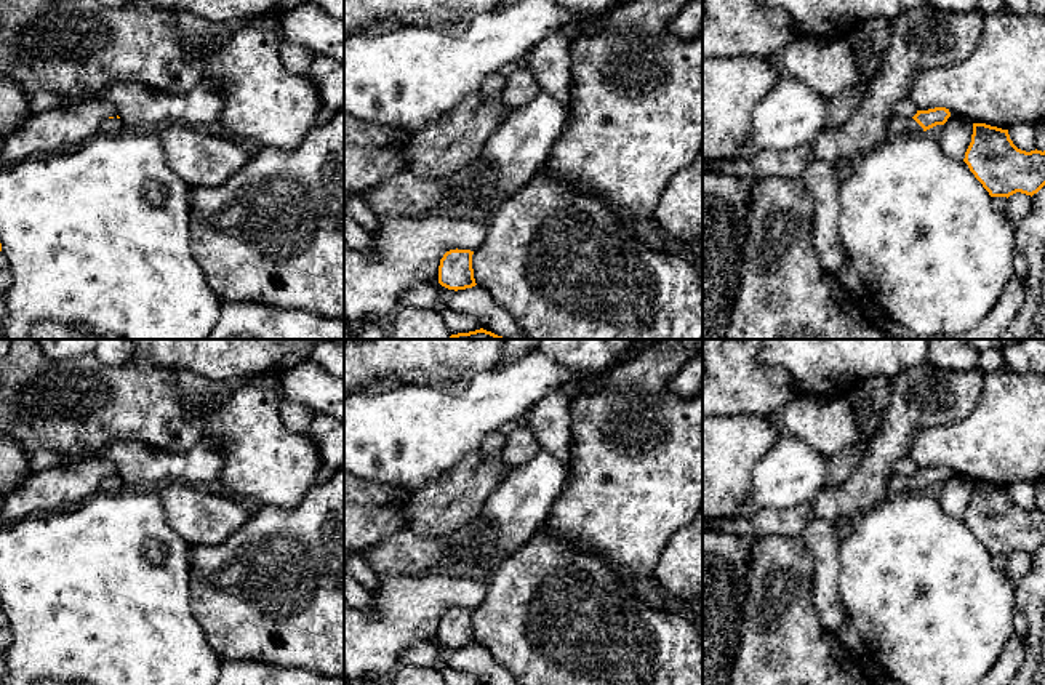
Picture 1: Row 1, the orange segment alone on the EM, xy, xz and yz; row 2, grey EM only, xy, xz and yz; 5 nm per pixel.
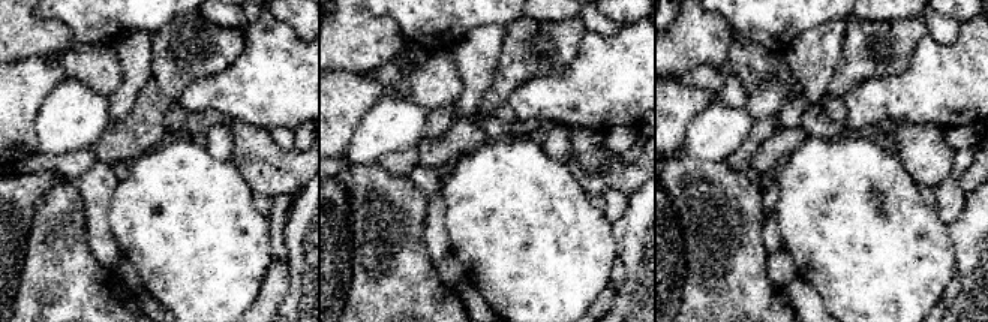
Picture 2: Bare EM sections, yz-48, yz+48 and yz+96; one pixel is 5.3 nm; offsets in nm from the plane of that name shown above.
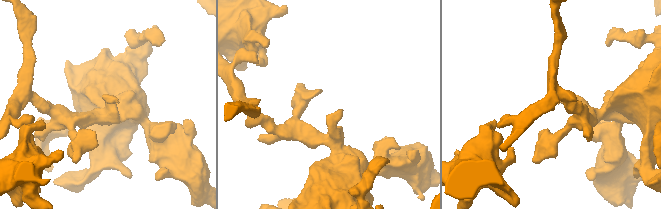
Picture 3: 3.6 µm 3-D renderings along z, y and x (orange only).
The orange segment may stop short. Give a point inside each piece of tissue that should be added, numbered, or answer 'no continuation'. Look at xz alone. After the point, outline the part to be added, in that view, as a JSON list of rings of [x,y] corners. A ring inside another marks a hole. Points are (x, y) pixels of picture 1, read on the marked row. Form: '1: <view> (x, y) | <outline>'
no continuation

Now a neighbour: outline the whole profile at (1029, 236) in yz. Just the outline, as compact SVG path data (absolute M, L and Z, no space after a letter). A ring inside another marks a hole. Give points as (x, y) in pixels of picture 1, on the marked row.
M1045 186L1032 195L1032 208L1015 229L1015 242L1029 266L1026 299L1000 339L1045 339Z

